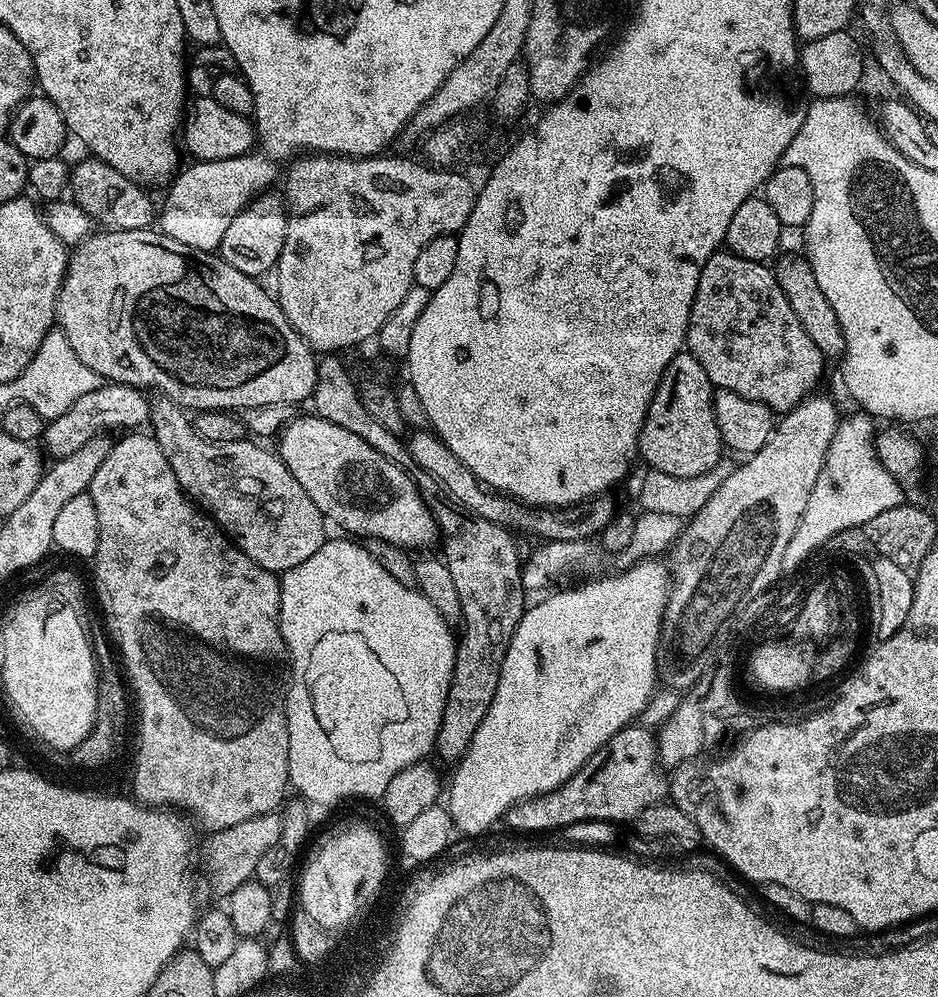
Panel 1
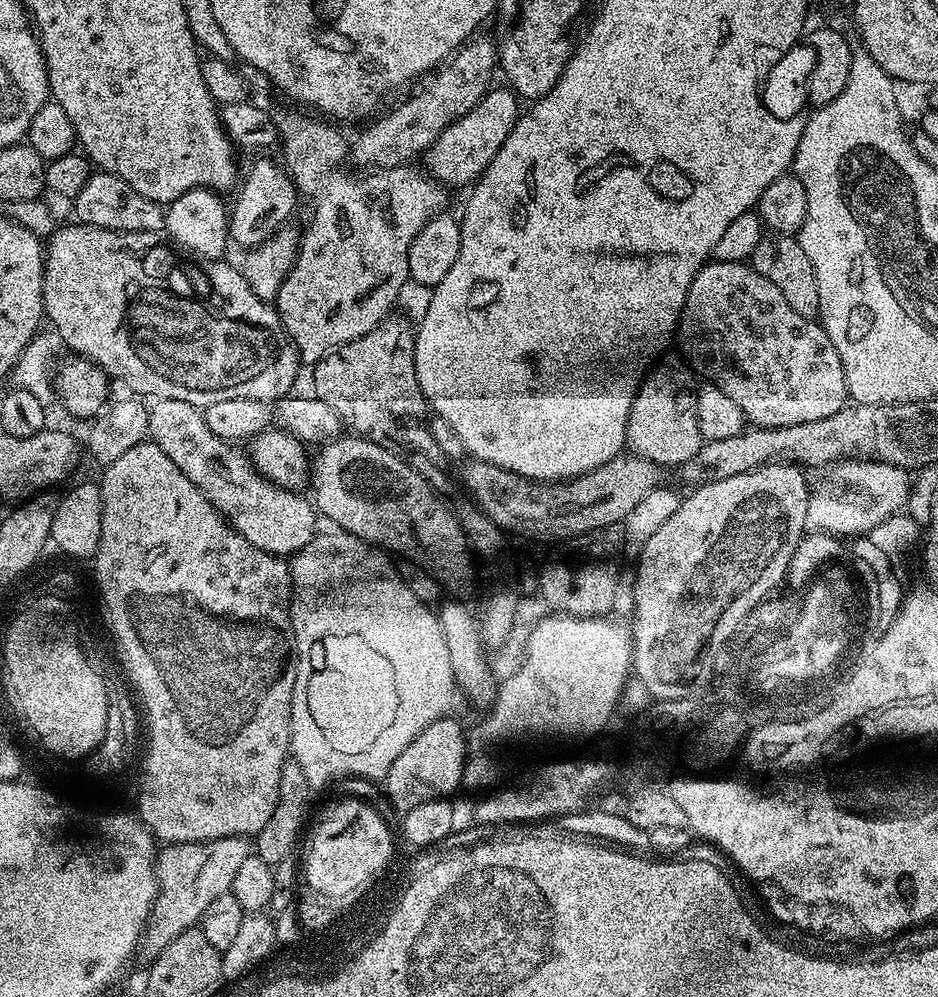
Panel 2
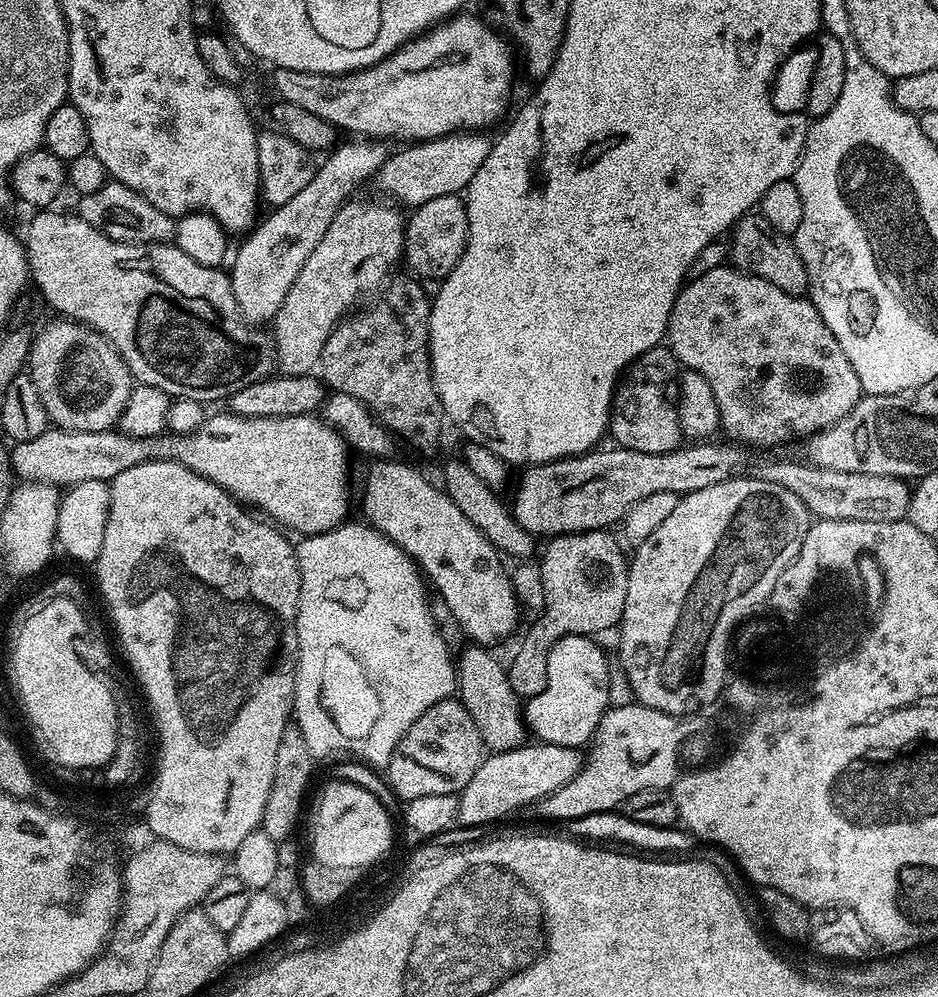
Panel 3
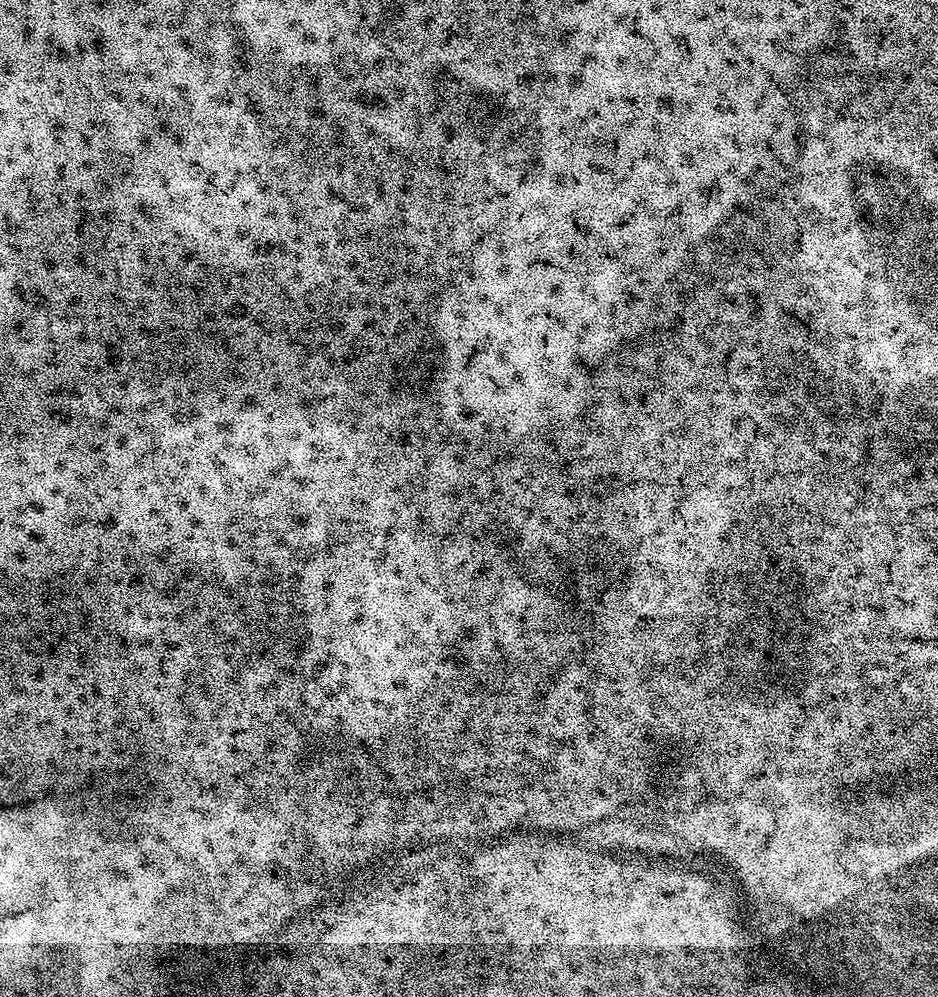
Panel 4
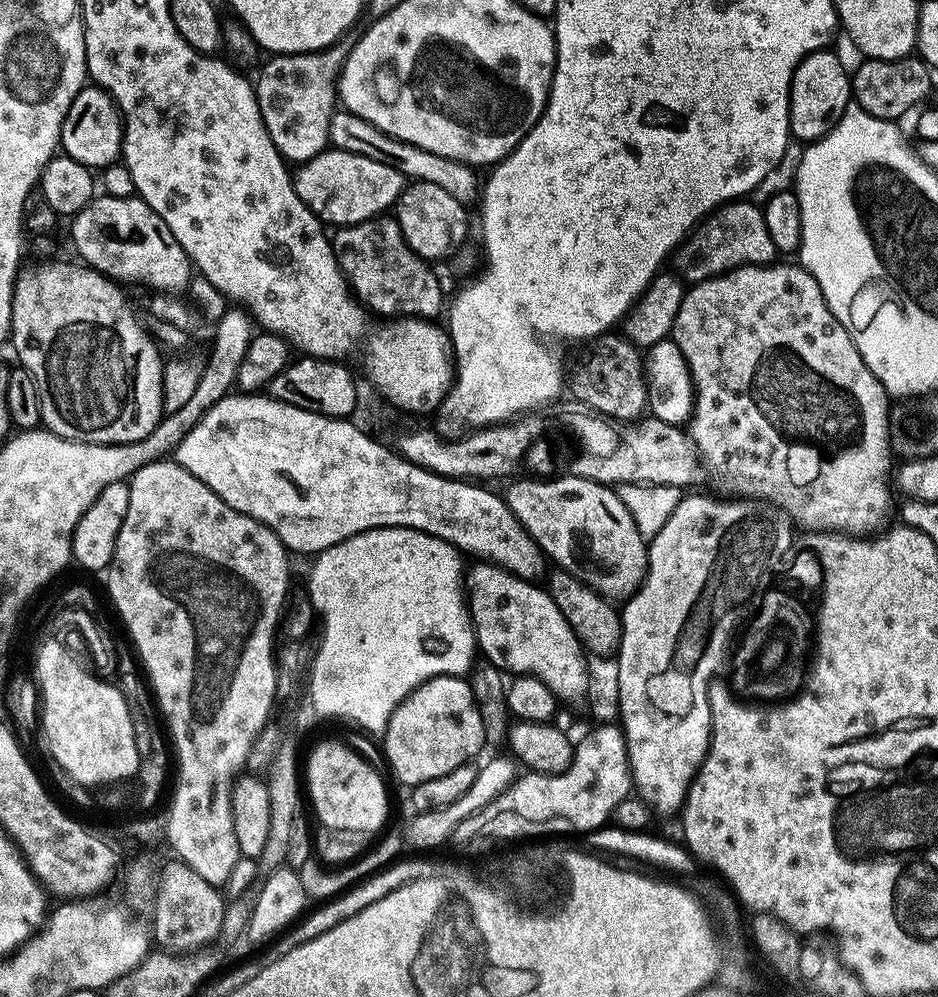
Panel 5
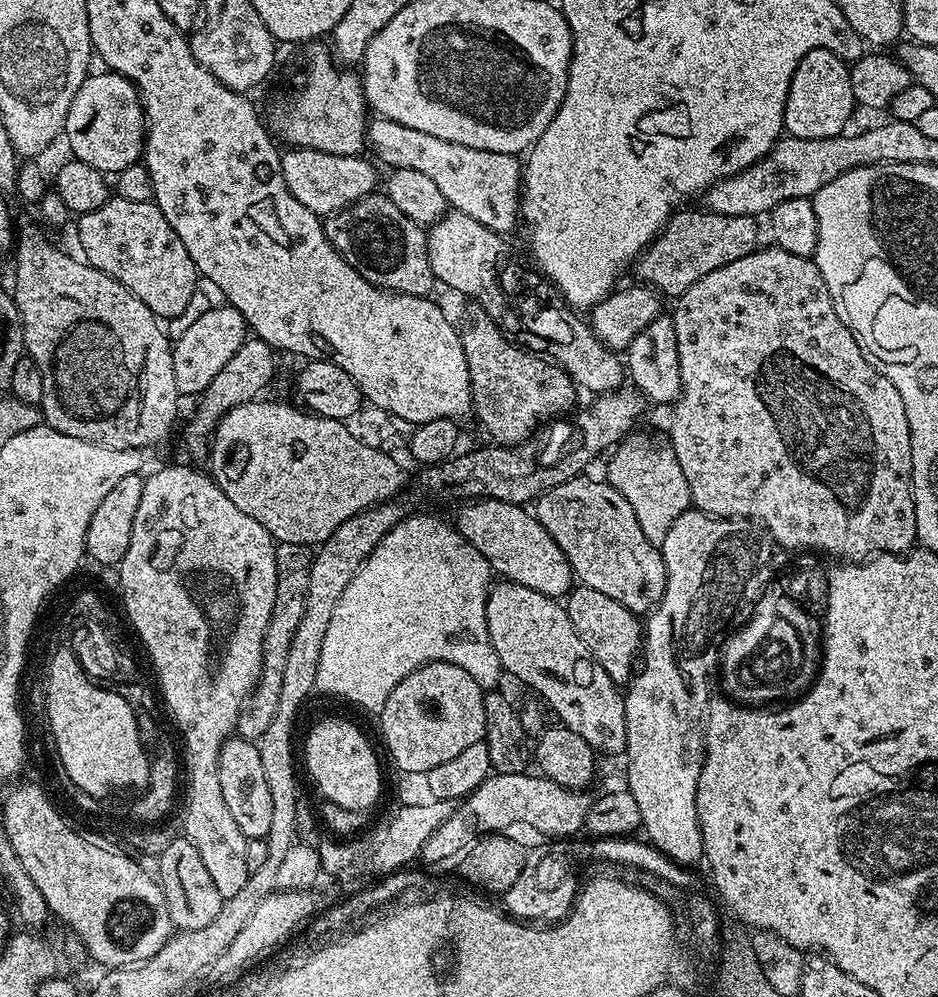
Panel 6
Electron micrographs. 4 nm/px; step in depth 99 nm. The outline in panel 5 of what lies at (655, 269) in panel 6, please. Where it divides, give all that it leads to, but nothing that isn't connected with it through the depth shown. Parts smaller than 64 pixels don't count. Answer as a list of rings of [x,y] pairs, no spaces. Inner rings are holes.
[[[729,202],[717,208],[707,218],[701,220],[680,243],[680,247],[674,253],[677,268],[675,271],[689,285],[701,284],[703,280],[709,280],[712,276],[720,276],[723,272],[741,268],[744,264],[771,264],[777,259],[778,253],[774,241],[770,238],[770,230],[766,230],[766,218],[763,211],[757,205],[755,208],[752,204],[744,203],[748,202]]]

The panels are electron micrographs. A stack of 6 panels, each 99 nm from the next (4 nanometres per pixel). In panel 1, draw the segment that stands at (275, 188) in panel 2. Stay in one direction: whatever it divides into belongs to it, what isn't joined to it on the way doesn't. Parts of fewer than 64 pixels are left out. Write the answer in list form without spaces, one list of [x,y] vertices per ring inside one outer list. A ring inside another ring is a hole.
[[[265,190],[241,210],[230,222],[226,234],[222,234],[218,254],[234,270],[242,270],[242,274],[263,277],[263,272],[271,273],[275,269],[278,258],[282,254],[282,246],[286,242],[286,226],[288,225],[288,209],[283,195],[276,190]]]

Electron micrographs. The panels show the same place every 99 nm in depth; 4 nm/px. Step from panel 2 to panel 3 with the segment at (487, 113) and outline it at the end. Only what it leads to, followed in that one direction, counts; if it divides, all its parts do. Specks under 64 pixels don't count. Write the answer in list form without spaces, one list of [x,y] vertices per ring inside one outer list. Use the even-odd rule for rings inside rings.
[[[483,131],[452,132],[449,136],[440,136],[436,140],[421,140],[409,143],[401,152],[393,151],[382,167],[377,170],[374,185],[380,192],[385,192],[389,201],[415,210],[433,198],[454,196],[467,189],[470,178],[478,174],[478,166],[486,162],[493,146]]]

